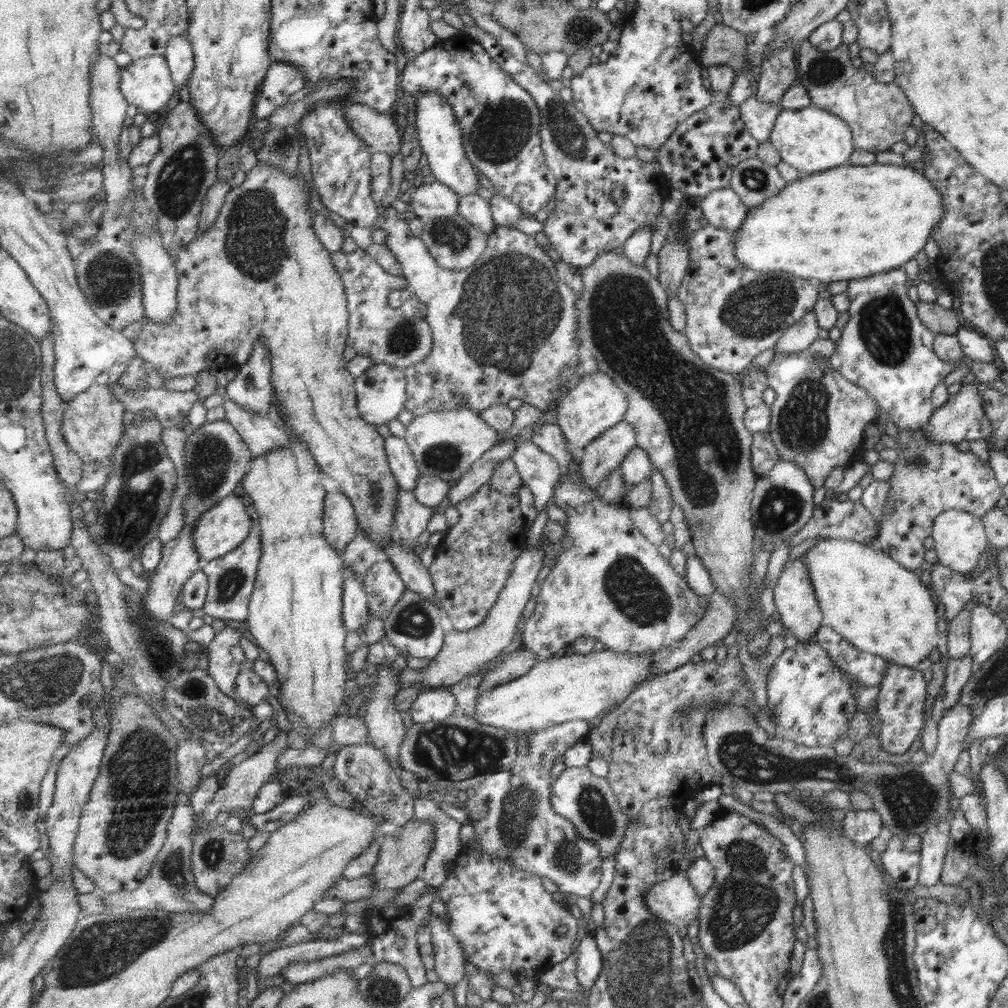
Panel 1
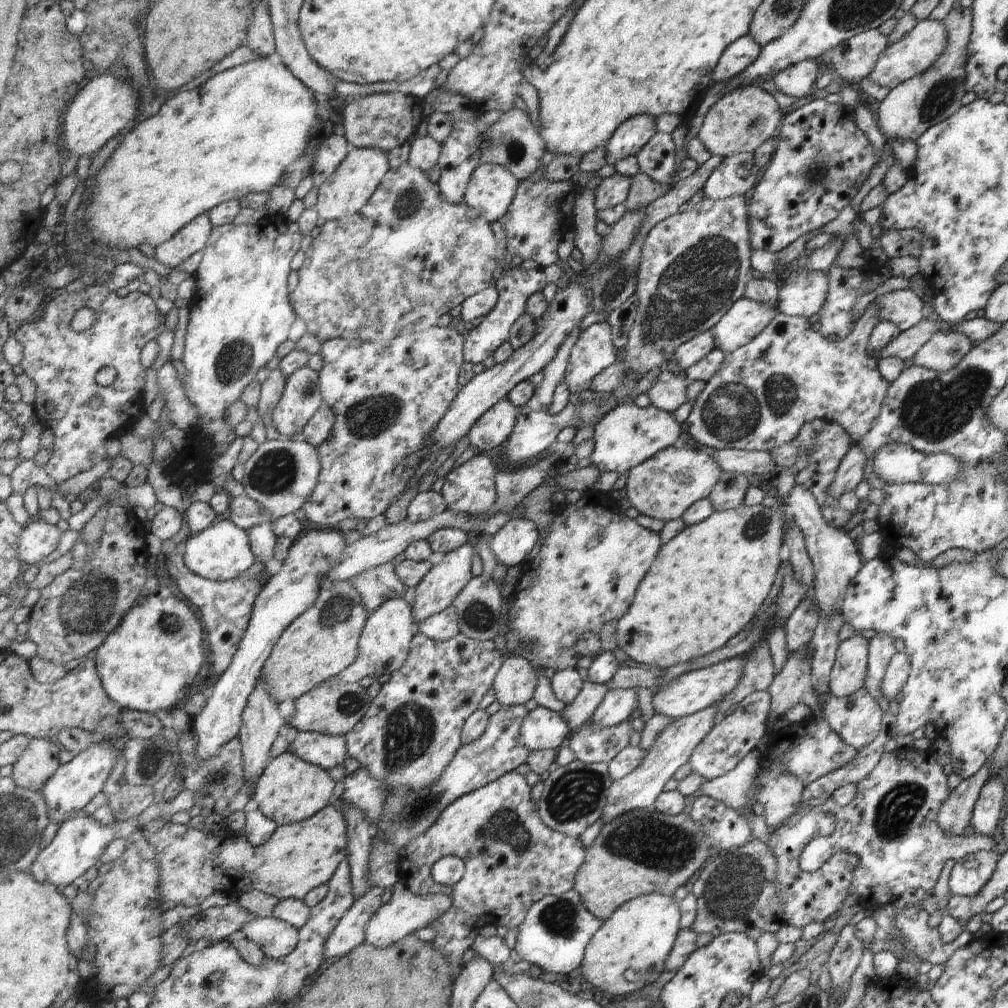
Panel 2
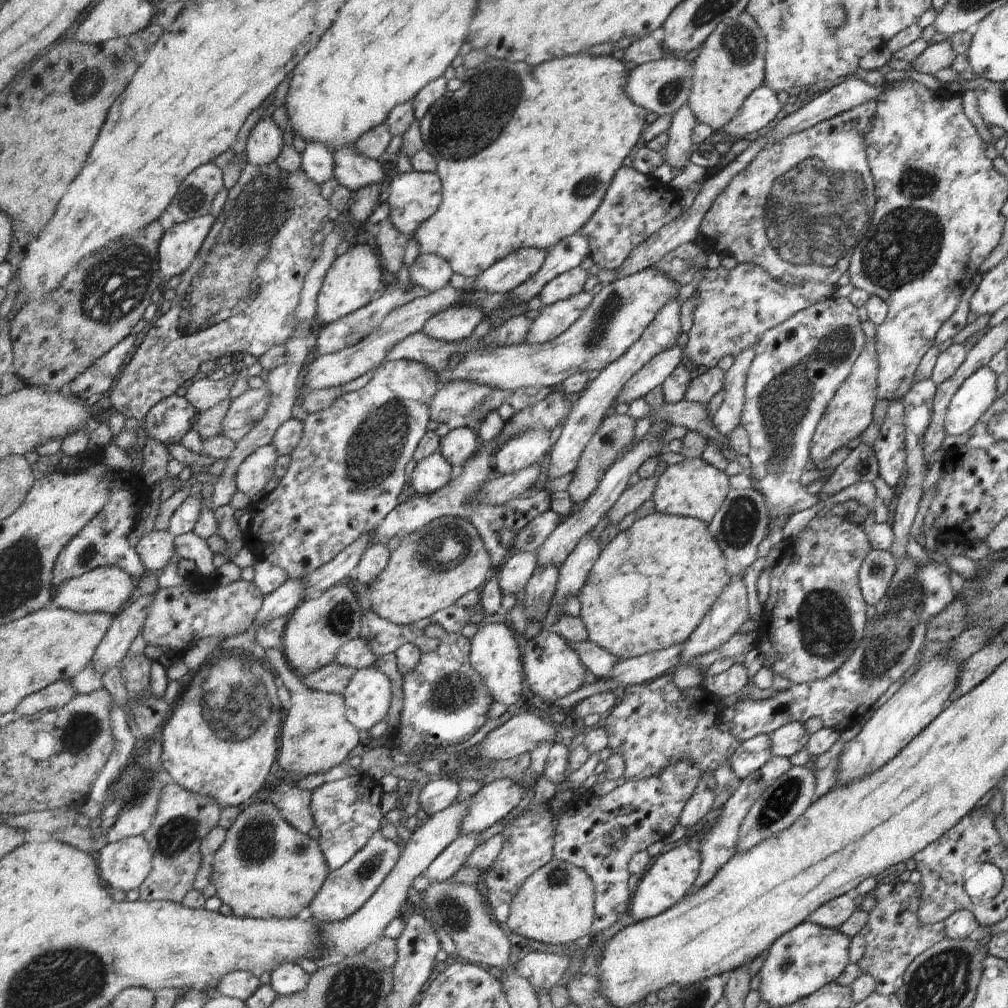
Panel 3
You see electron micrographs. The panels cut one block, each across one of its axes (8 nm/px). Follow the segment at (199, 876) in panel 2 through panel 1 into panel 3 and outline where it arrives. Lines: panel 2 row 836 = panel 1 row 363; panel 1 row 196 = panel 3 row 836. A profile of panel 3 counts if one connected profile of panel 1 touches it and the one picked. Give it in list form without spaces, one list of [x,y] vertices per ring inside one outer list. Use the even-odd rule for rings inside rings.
[[[256,800],[254,803],[245,805],[242,807],[240,815],[237,817],[235,824],[231,826],[228,830],[227,838],[225,842],[221,845],[221,848],[214,854],[211,861],[212,869],[209,877],[209,882],[214,885],[217,890],[216,896],[221,900],[221,902],[227,904],[230,907],[233,914],[238,917],[243,918],[256,918],[256,919],[270,919],[270,918],[295,918],[299,916],[299,912],[305,908],[305,906],[310,906],[314,901],[314,898],[318,896],[319,892],[323,888],[324,882],[327,877],[330,876],[330,868],[326,856],[323,854],[321,843],[318,840],[310,838],[303,831],[297,830],[287,819],[282,815],[282,811],[278,809],[278,806],[271,801]]]

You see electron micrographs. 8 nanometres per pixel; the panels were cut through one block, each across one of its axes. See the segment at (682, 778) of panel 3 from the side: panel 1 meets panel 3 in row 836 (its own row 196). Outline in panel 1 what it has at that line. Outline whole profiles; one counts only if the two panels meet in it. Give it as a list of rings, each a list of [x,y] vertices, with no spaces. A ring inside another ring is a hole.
[[[479,25],[464,26],[464,33],[475,42],[482,43],[487,52],[496,59],[500,70],[515,82],[525,87],[538,104],[542,112],[542,146],[546,162],[558,178],[558,189],[553,200],[551,214],[545,221],[544,234],[548,237],[551,247],[560,255],[560,258],[577,268],[588,267],[599,255],[607,251],[615,251],[626,244],[635,231],[649,228],[657,222],[657,216],[662,215],[663,202],[669,196],[669,182],[663,174],[659,160],[645,163],[635,156],[633,158],[620,158],[615,154],[610,143],[603,144],[599,140],[599,132],[591,125],[587,116],[579,111],[572,103],[565,102],[563,98],[549,84],[543,82],[541,77],[514,54],[507,52],[498,40]]]

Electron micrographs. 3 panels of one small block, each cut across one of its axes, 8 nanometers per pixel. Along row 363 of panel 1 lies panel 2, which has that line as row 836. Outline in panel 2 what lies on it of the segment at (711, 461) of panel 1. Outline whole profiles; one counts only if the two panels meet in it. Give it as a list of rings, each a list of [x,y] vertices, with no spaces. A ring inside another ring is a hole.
[[[654,808],[636,809],[601,827],[597,838],[586,850],[586,861],[579,870],[574,889],[581,894],[585,906],[597,918],[606,921],[632,899],[652,893],[673,897],[679,886],[684,886],[691,880],[695,870],[707,858],[707,852],[709,852],[709,844],[706,835],[702,834],[702,827],[699,827],[689,815],[667,815]]]

